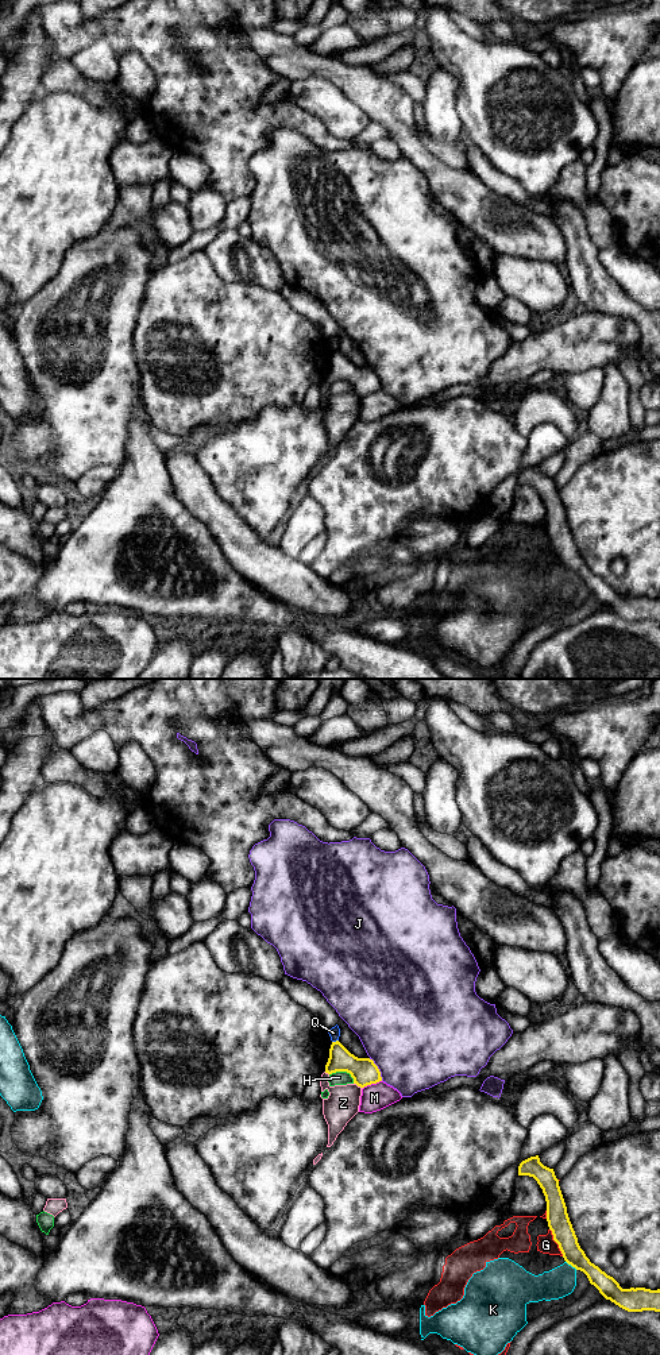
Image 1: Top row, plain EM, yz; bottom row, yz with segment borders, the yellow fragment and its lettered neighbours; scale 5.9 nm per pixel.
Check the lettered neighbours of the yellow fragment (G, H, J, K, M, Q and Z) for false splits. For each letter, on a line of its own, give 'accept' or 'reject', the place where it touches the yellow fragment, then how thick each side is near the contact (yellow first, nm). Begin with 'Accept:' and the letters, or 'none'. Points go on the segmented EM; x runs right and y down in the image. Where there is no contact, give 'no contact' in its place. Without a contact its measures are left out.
Accept: none
G: reject; meets yellow in yz at (555, 1240); 130 nm thick on the yellow side, 110 nm on the other
H: reject; meets yellow in yz at (344, 1070); 160 nm thick on the yellow side, 80 nm on the other
J: reject; meets yellow in yz at (378, 1069); 160 nm thick on the yellow side, 500 nm on the other
K: reject; meets yellow in yz at (571, 1265); 130 nm thick on the yellow side, 180 nm on the other
M: reject; meets yellow in yz at (371, 1083); 160 nm thick on the yellow side, 160 nm on the other
Q: reject; meets yellow in yz at (336, 1041); 160 nm thick on the yellow side, 70 nm on the other
Z: reject; meets yellow in yz at (358, 1085); 160 nm thick on the yellow side, 190 nm on the other

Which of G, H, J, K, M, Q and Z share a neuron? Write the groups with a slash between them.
G / H / J / K / M Q / Z

